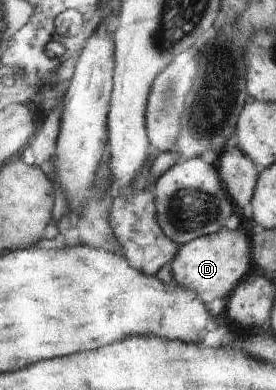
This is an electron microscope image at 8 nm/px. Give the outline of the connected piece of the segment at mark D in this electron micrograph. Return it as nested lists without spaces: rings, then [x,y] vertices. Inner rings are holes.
[[[222,230],[218,234],[194,240],[188,246],[182,245],[182,250],[178,252],[178,256],[172,264],[174,276],[180,282],[180,286],[188,288],[192,292],[198,292],[206,304],[210,304],[218,298],[220,300],[230,298],[236,287],[250,272],[250,266],[252,266],[250,238],[240,230],[236,230],[236,232]]]

